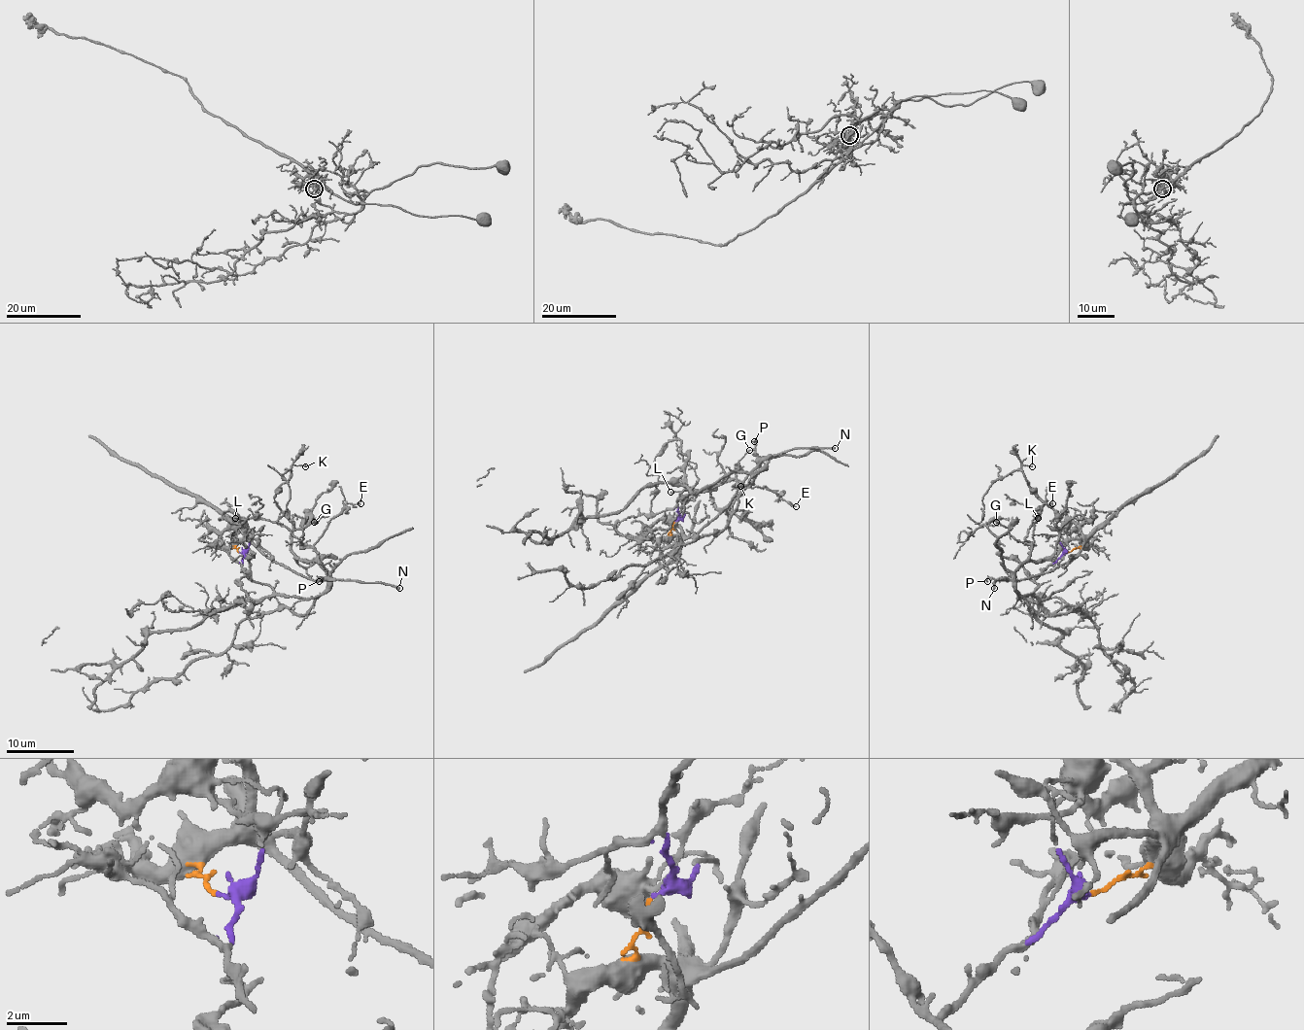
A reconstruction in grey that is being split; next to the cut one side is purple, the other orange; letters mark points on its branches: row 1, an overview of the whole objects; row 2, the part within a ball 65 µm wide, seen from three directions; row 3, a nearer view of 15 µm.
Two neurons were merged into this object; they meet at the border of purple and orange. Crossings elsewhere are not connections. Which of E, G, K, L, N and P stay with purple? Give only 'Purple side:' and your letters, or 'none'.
Purple side: E, G, K, L

